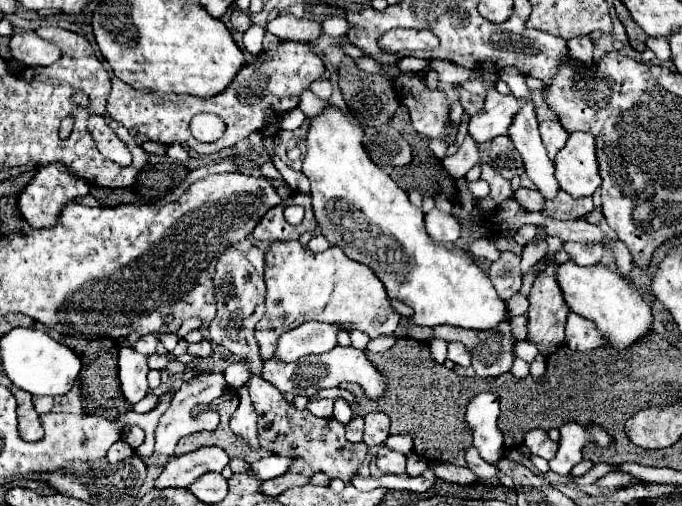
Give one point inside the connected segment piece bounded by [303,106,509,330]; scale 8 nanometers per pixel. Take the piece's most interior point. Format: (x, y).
(441, 283)

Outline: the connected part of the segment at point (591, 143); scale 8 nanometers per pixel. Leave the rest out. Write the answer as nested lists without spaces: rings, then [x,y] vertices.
[[[573,132],[563,150],[555,156],[555,178],[559,188],[573,198],[593,196],[601,184],[595,138],[587,132]]]

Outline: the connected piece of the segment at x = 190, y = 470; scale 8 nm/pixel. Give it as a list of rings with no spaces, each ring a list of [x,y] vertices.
[[[205,446],[191,454],[169,456],[165,470],[155,480],[155,488],[187,488],[201,474],[221,472],[229,462],[229,456],[217,446]]]

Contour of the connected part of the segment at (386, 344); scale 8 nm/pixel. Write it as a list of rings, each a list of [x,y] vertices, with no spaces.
[[[387,336],[387,338],[375,338],[375,340],[369,340],[367,344],[367,350],[369,352],[383,352],[383,350],[389,350],[393,344],[395,344],[395,336]]]

